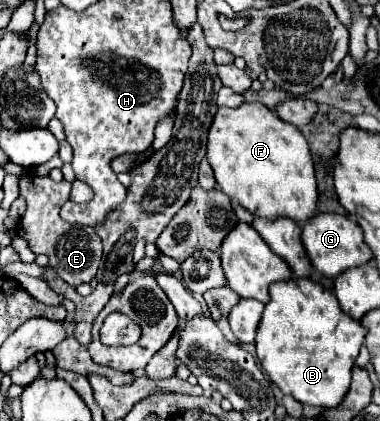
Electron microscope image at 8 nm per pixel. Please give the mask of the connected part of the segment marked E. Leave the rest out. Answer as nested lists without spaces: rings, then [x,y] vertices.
[[[26,174],[20,178],[20,196],[26,200],[26,212],[16,226],[16,234],[28,242],[34,254],[50,256],[50,266],[64,282],[70,286],[90,284],[102,260],[102,242],[92,228],[70,226],[60,218],[60,208],[70,198],[70,182],[54,182],[50,176]]]

